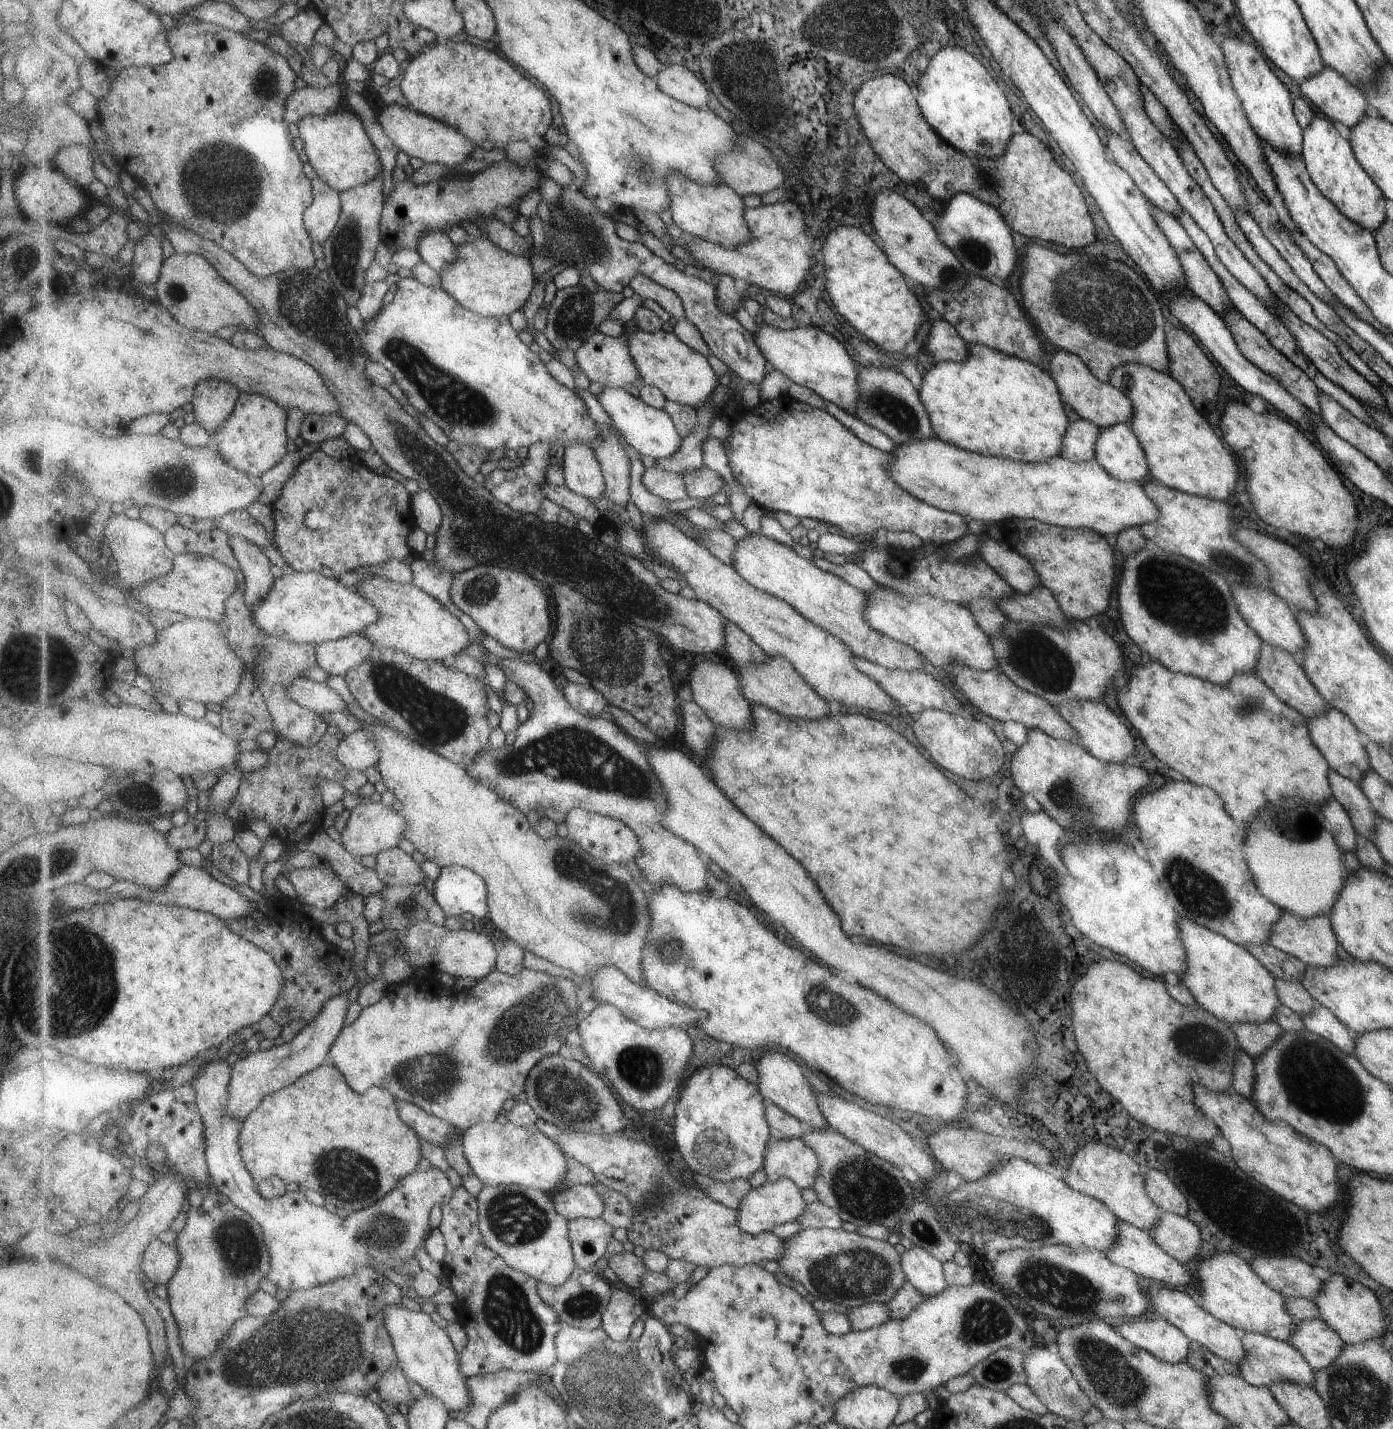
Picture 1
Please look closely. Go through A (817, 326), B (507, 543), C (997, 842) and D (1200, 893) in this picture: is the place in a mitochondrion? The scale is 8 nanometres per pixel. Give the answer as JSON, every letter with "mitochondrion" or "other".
{"A":"other","B":"mitochondrion","C":"other","D":"mitochondrion"}

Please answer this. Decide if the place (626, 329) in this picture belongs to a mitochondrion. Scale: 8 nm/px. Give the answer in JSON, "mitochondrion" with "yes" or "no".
{"mitochondrion":"no"}

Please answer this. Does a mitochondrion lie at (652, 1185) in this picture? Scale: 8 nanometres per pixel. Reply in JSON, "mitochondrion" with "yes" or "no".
{"mitochondrion":"yes"}

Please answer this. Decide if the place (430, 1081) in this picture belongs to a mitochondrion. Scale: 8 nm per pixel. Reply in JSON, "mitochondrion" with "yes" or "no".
{"mitochondrion":"yes"}

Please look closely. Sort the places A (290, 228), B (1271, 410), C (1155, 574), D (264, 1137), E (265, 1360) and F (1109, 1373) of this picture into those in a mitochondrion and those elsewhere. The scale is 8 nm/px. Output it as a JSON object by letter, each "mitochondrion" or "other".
{"A":"other","B":"other","C":"mitochondrion","D":"other","E":"mitochondrion","F":"mitochondrion"}

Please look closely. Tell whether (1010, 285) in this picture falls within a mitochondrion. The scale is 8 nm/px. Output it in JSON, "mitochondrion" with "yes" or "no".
{"mitochondrion":"no"}

